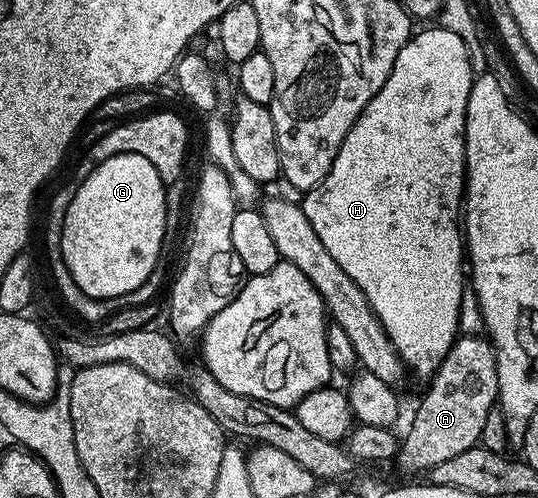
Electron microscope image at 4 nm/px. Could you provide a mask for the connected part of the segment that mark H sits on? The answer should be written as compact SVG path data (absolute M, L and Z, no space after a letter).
M440 26L427 28L424 32L416 31L401 50L401 54L397 54L397 62L393 62L393 70L385 86L377 90L375 97L367 103L365 110L357 118L357 122L349 130L345 142L339 147L339 153L329 174L325 174L321 183L306 193L301 200L305 218L309 218L313 230L317 230L317 238L325 242L325 250L329 250L337 266L341 266L341 270L345 270L345 274L349 274L349 278L353 278L357 286L361 286L361 290L365 290L365 298L369 298L369 306L373 306L385 334L393 342L395 353L399 355L400 361L406 367L408 364L417 375L424 378L434 376L435 369L439 367L445 354L449 354L449 350L459 336L459 307L465 287L465 236L461 231L460 220L467 183L465 142L467 141L467 107L472 83L470 56L461 38Z

